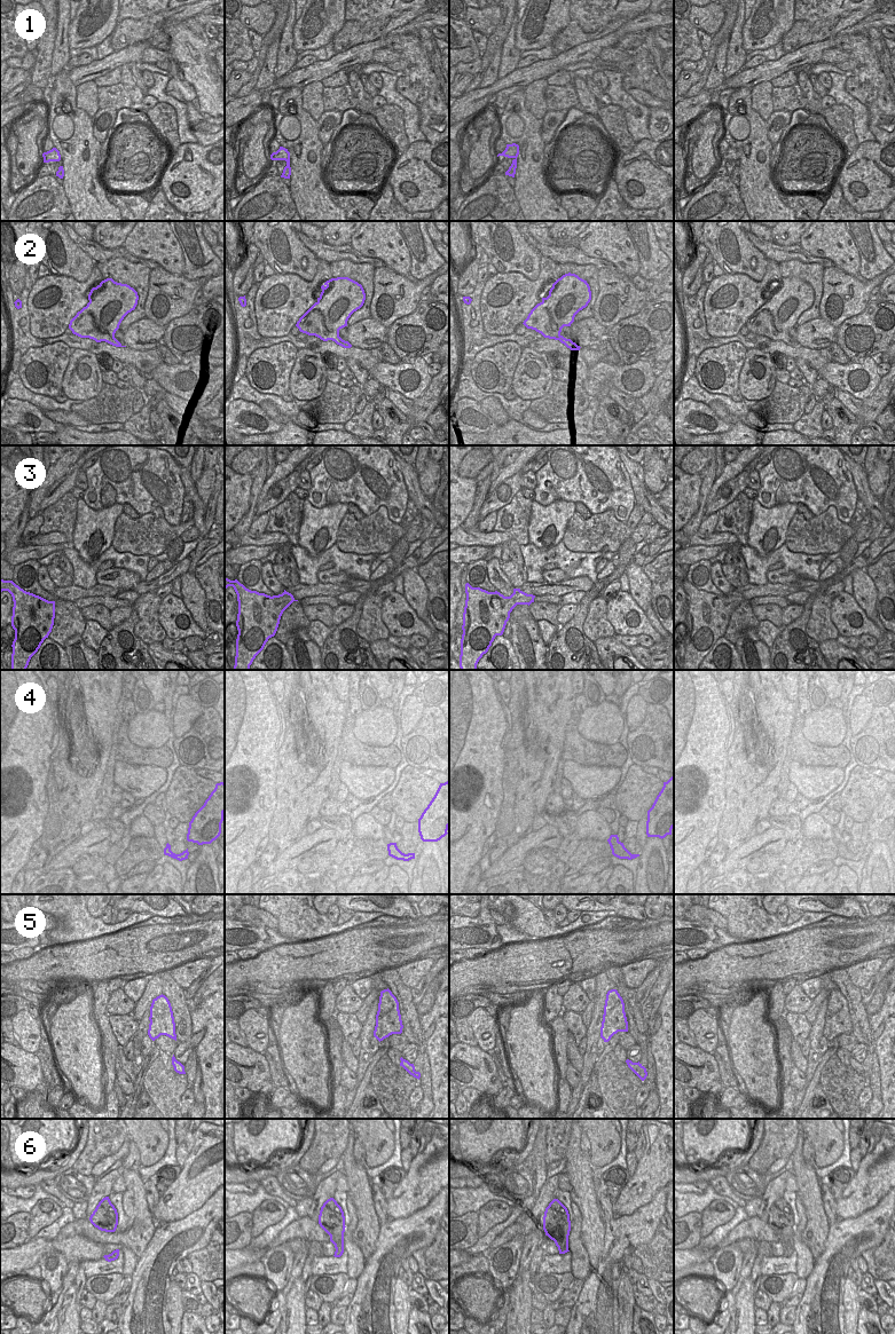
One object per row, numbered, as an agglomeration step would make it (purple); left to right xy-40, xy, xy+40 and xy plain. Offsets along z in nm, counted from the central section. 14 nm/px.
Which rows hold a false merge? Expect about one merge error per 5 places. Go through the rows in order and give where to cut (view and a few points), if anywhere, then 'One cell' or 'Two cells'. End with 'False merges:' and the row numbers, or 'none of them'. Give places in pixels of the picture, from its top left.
1: Split along xy (285, 159), (289, 160). Two cells
2: No split. One cell
3: No split. One cell
4: No split. One cell
5: No split. One cell
6: No split. One cell
False merges: 1.

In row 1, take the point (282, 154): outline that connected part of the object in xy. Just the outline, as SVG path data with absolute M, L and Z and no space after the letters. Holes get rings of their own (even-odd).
M280 147L280 149L276 152L273 152L270 155L272 160L290 160L290 152L288 149Z

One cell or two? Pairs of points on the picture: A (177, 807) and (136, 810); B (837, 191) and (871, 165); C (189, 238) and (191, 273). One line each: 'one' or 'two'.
A: two
B: two
C: one

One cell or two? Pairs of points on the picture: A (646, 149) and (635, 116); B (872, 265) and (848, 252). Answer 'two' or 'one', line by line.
A: two
B: two

